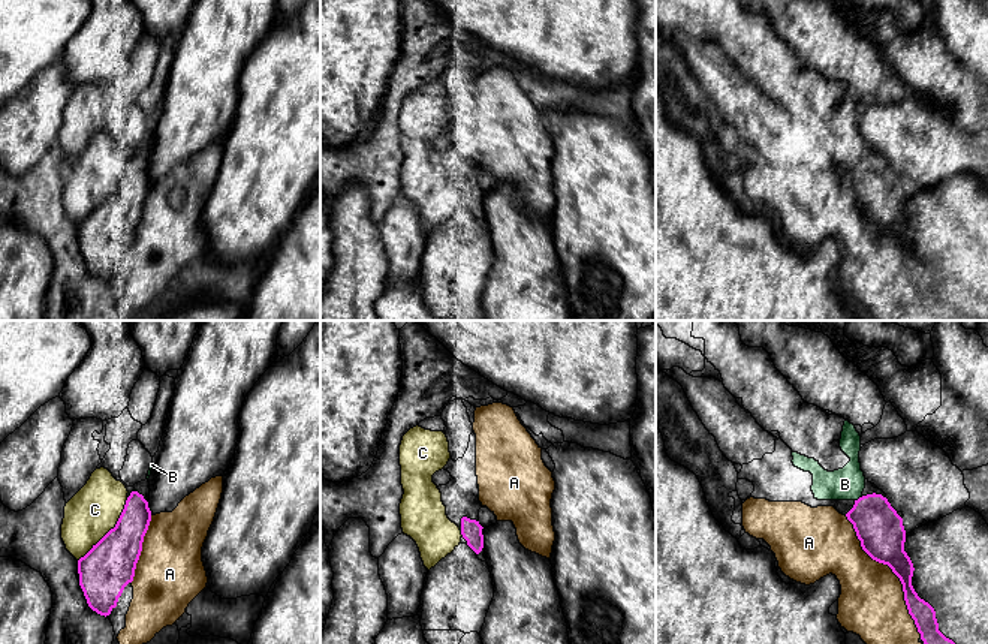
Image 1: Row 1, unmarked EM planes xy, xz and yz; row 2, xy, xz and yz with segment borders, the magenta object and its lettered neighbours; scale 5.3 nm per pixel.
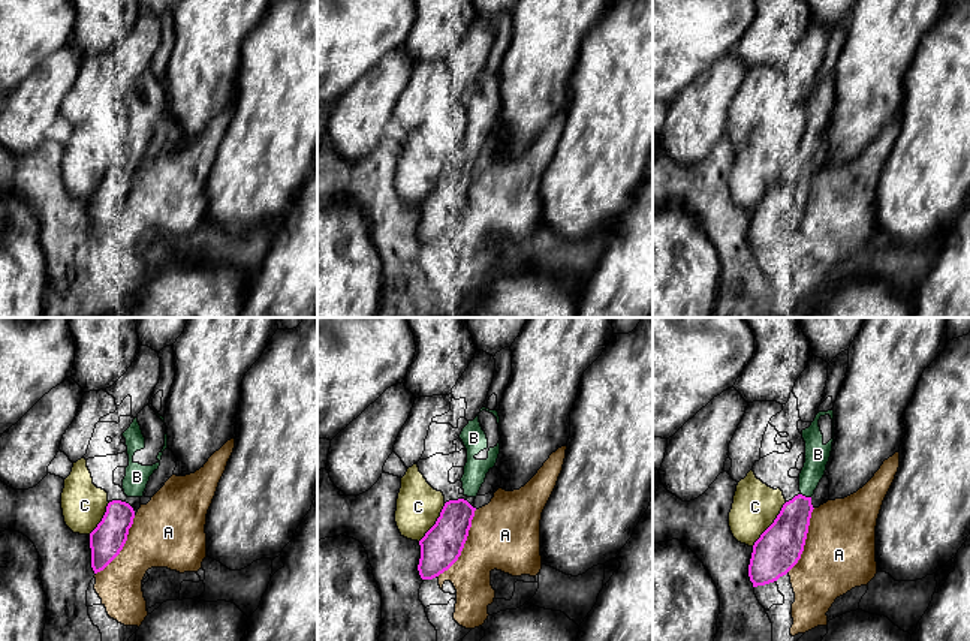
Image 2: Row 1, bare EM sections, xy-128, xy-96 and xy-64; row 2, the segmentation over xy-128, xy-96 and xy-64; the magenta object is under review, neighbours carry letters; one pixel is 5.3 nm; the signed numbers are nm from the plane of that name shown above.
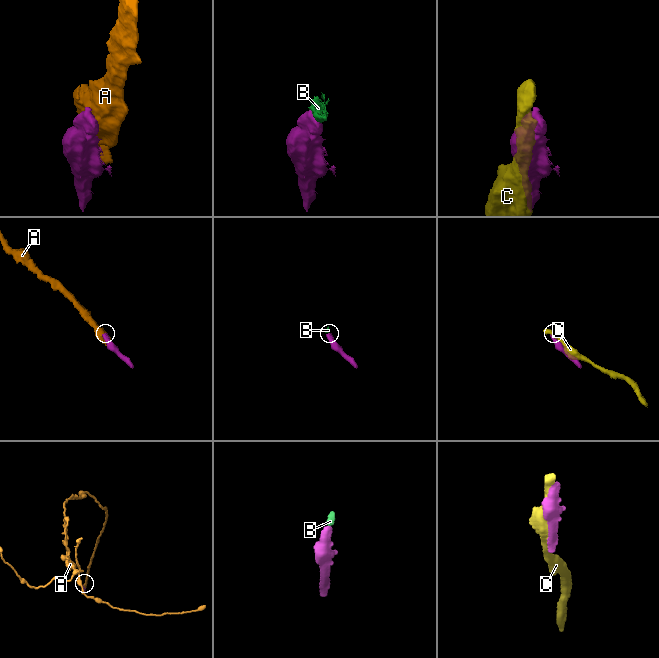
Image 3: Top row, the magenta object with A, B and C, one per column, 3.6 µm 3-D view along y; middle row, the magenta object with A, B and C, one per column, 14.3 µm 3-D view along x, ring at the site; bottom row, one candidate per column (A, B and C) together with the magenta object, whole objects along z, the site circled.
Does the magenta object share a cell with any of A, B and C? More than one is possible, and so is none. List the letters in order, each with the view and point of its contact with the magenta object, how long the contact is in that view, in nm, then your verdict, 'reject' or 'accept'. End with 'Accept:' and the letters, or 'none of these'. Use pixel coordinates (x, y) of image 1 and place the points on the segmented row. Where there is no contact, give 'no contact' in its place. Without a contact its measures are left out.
A: yz (892, 571) | 750 nm | reject
B: yz (858, 499) | 40 nm | accept
C: xy (111, 529) | 440 nm | reject
Accept: B

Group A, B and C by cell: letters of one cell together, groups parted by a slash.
A / B / C

